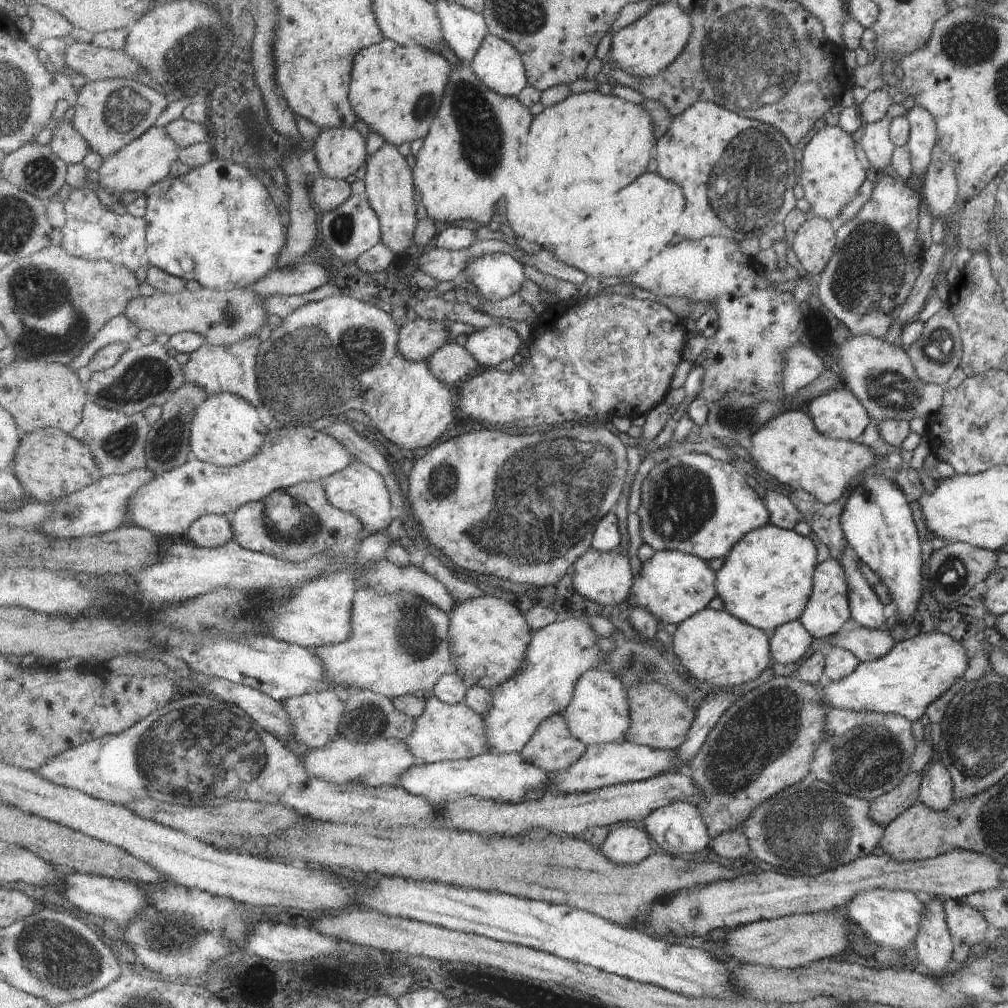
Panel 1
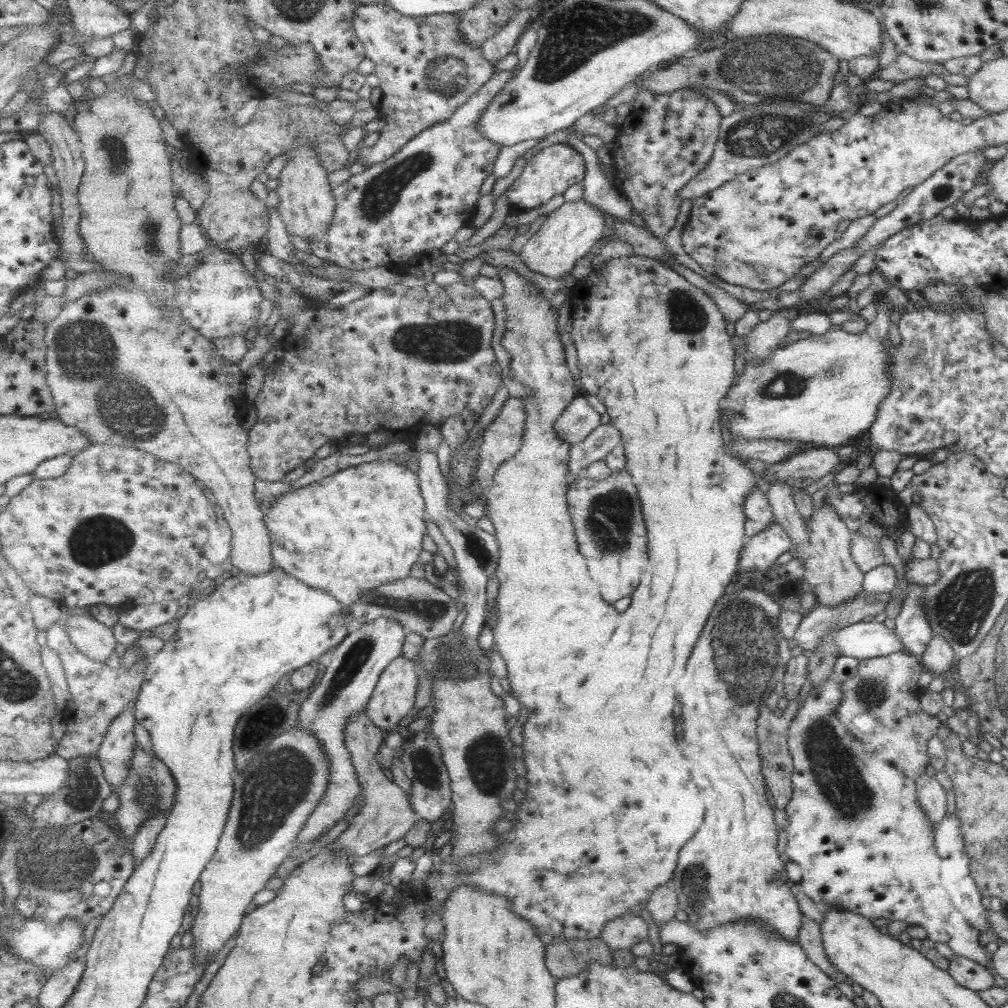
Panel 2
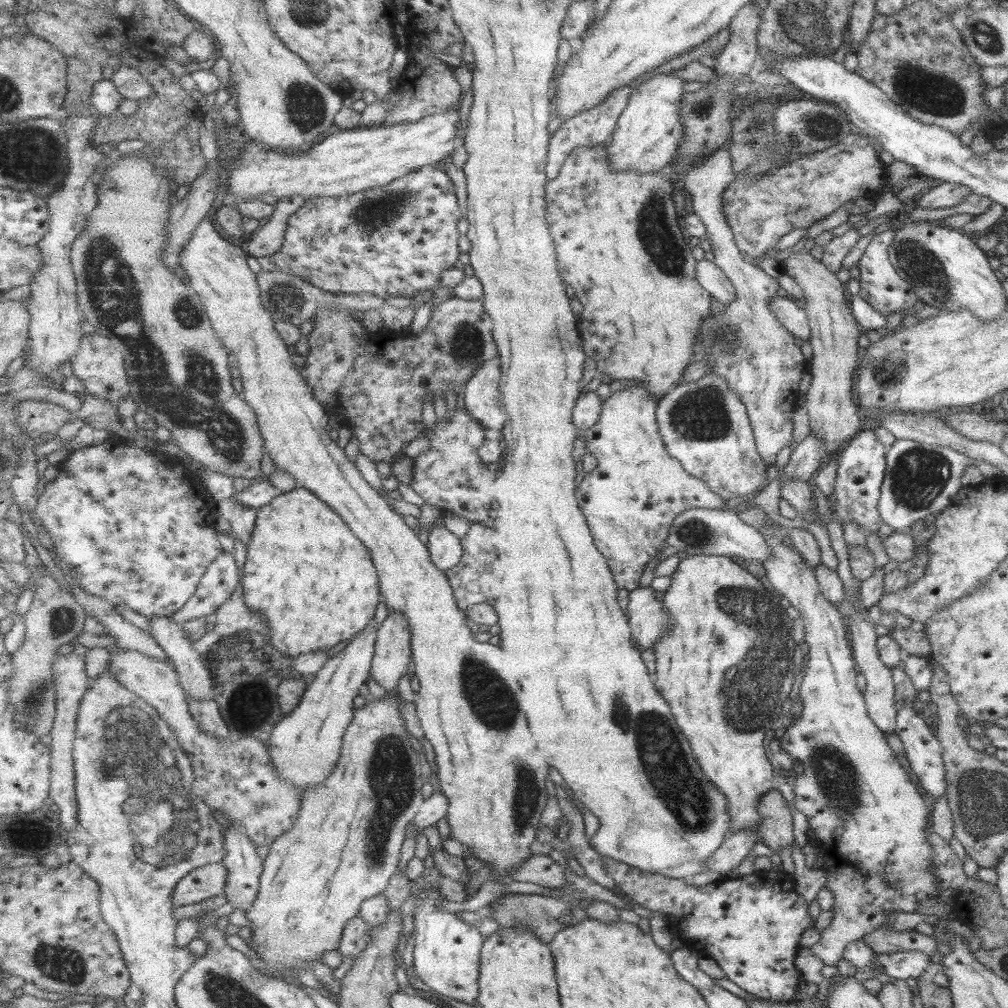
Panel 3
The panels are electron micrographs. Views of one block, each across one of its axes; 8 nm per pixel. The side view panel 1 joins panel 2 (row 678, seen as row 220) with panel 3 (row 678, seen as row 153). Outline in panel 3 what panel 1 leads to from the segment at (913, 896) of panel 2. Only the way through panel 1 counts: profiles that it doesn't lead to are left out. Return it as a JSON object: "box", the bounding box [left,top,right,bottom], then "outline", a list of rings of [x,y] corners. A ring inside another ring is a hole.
{"box":[762,517,938,966],"outline":[[[768,517],[768,523],[766,524],[766,529],[762,530],[762,536],[770,548],[770,557],[766,561],[762,562],[766,570],[766,578],[770,581],[771,588],[776,589],[779,594],[784,598],[784,602],[787,605],[794,607],[799,613],[804,622],[804,641],[808,644],[809,647],[809,661],[805,666],[805,676],[801,682],[799,696],[802,702],[802,712],[800,718],[792,724],[786,731],[784,735],[780,738],[781,748],[786,750],[792,758],[797,762],[797,768],[794,768],[795,771],[791,774],[791,784],[796,793],[794,806],[798,811],[804,814],[808,823],[810,824],[810,829],[808,831],[809,839],[815,841],[812,844],[818,850],[823,850],[824,853],[829,855],[838,855],[836,860],[826,859],[828,881],[825,885],[828,888],[834,897],[834,904],[832,909],[834,911],[834,917],[832,922],[821,931],[820,940],[812,946],[812,954],[816,958],[820,958],[824,964],[828,966],[837,966],[838,961],[842,960],[843,952],[846,949],[846,946],[850,942],[855,942],[856,940],[862,940],[864,934],[868,932],[873,932],[874,929],[877,929],[878,926],[888,924],[888,918],[892,912],[918,912],[919,905],[923,900],[928,898],[938,897],[938,888],[935,887],[935,877],[933,876],[933,869],[931,868],[931,859],[932,859],[932,848],[931,845],[927,842],[925,836],[925,829],[927,828],[927,806],[922,799],[916,784],[906,774],[906,770],[894,756],[888,742],[884,738],[884,733],[872,722],[867,713],[867,706],[865,703],[865,698],[862,692],[858,690],[856,675],[858,672],[857,665],[854,662],[854,656],[852,654],[851,642],[849,640],[849,635],[847,634],[847,629],[844,626],[842,620],[842,615],[836,610],[832,604],[829,604],[820,590],[820,585],[816,580],[816,575],[814,574],[813,568],[811,568],[805,559],[802,559],[802,555],[798,553],[798,549],[794,547],[792,539],[790,539],[790,533],[786,527],[782,527],[780,523],[776,523],[774,519]],[[836,862],[844,864],[846,872],[837,872],[834,870],[834,865]]]}

